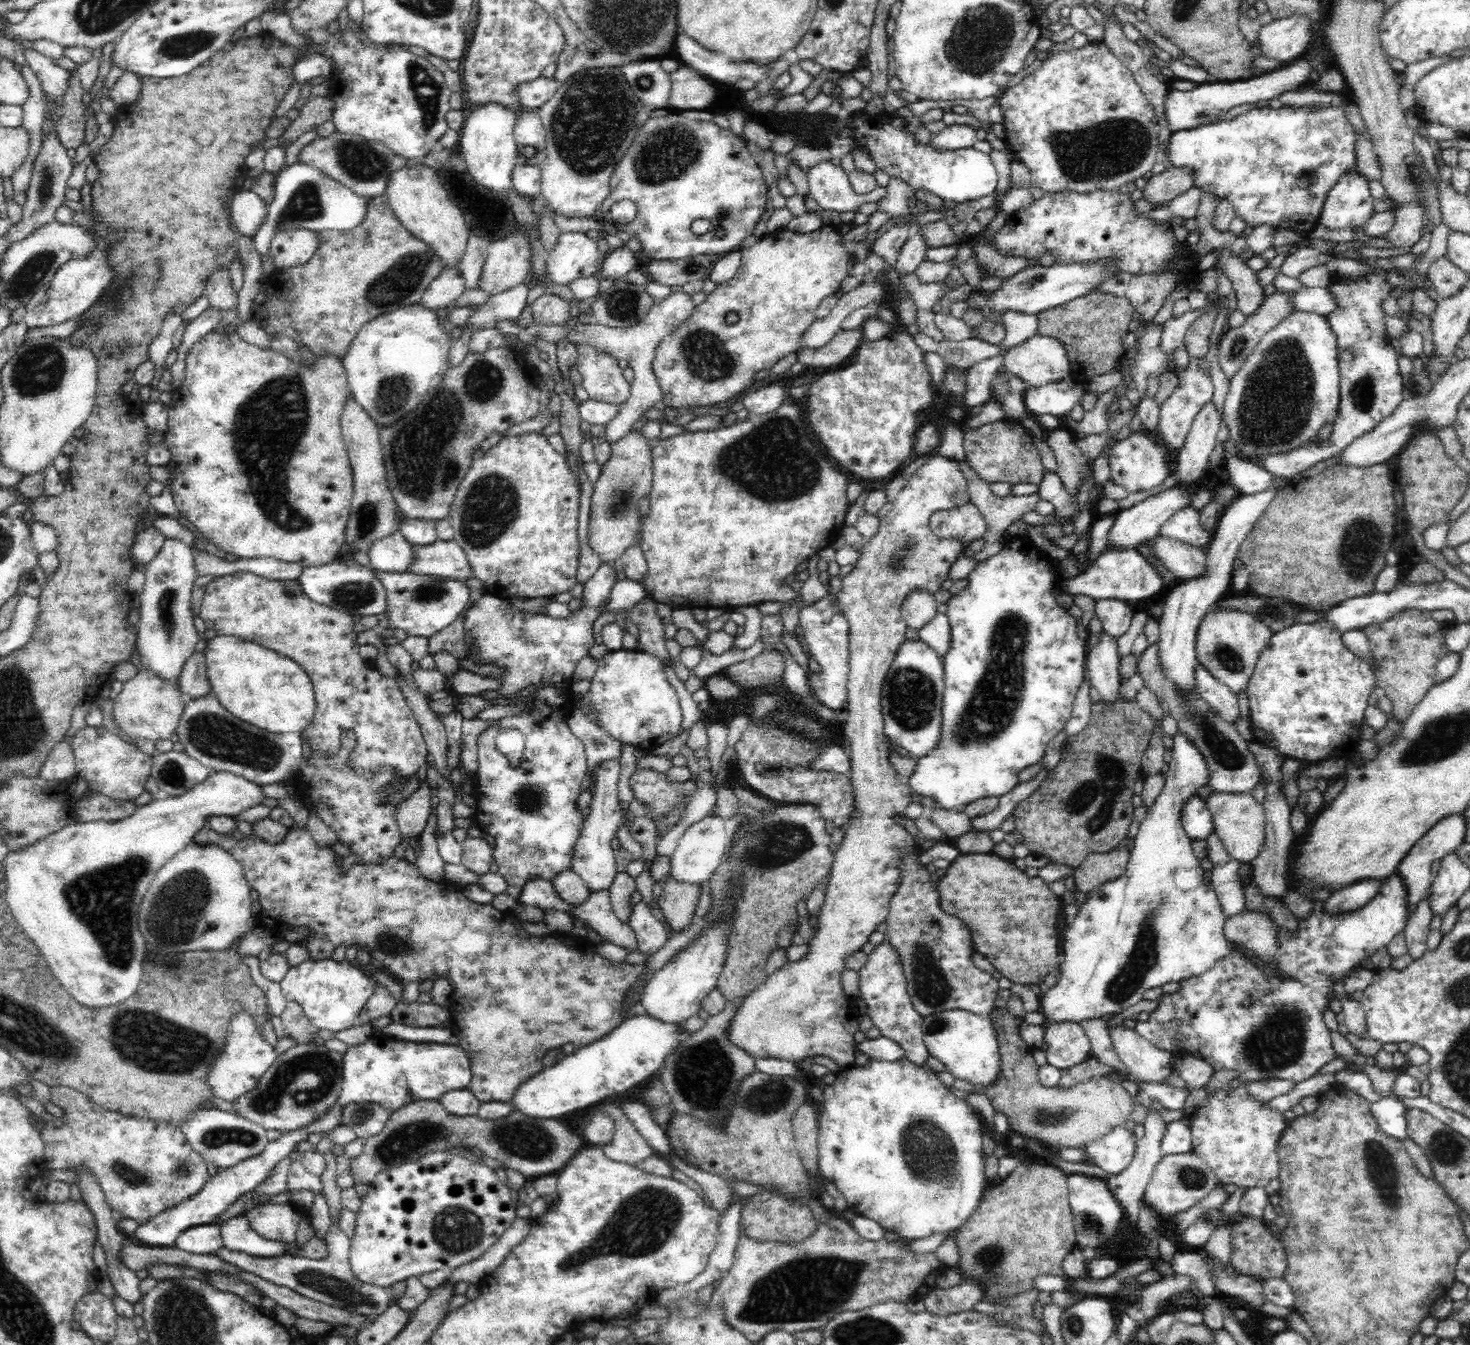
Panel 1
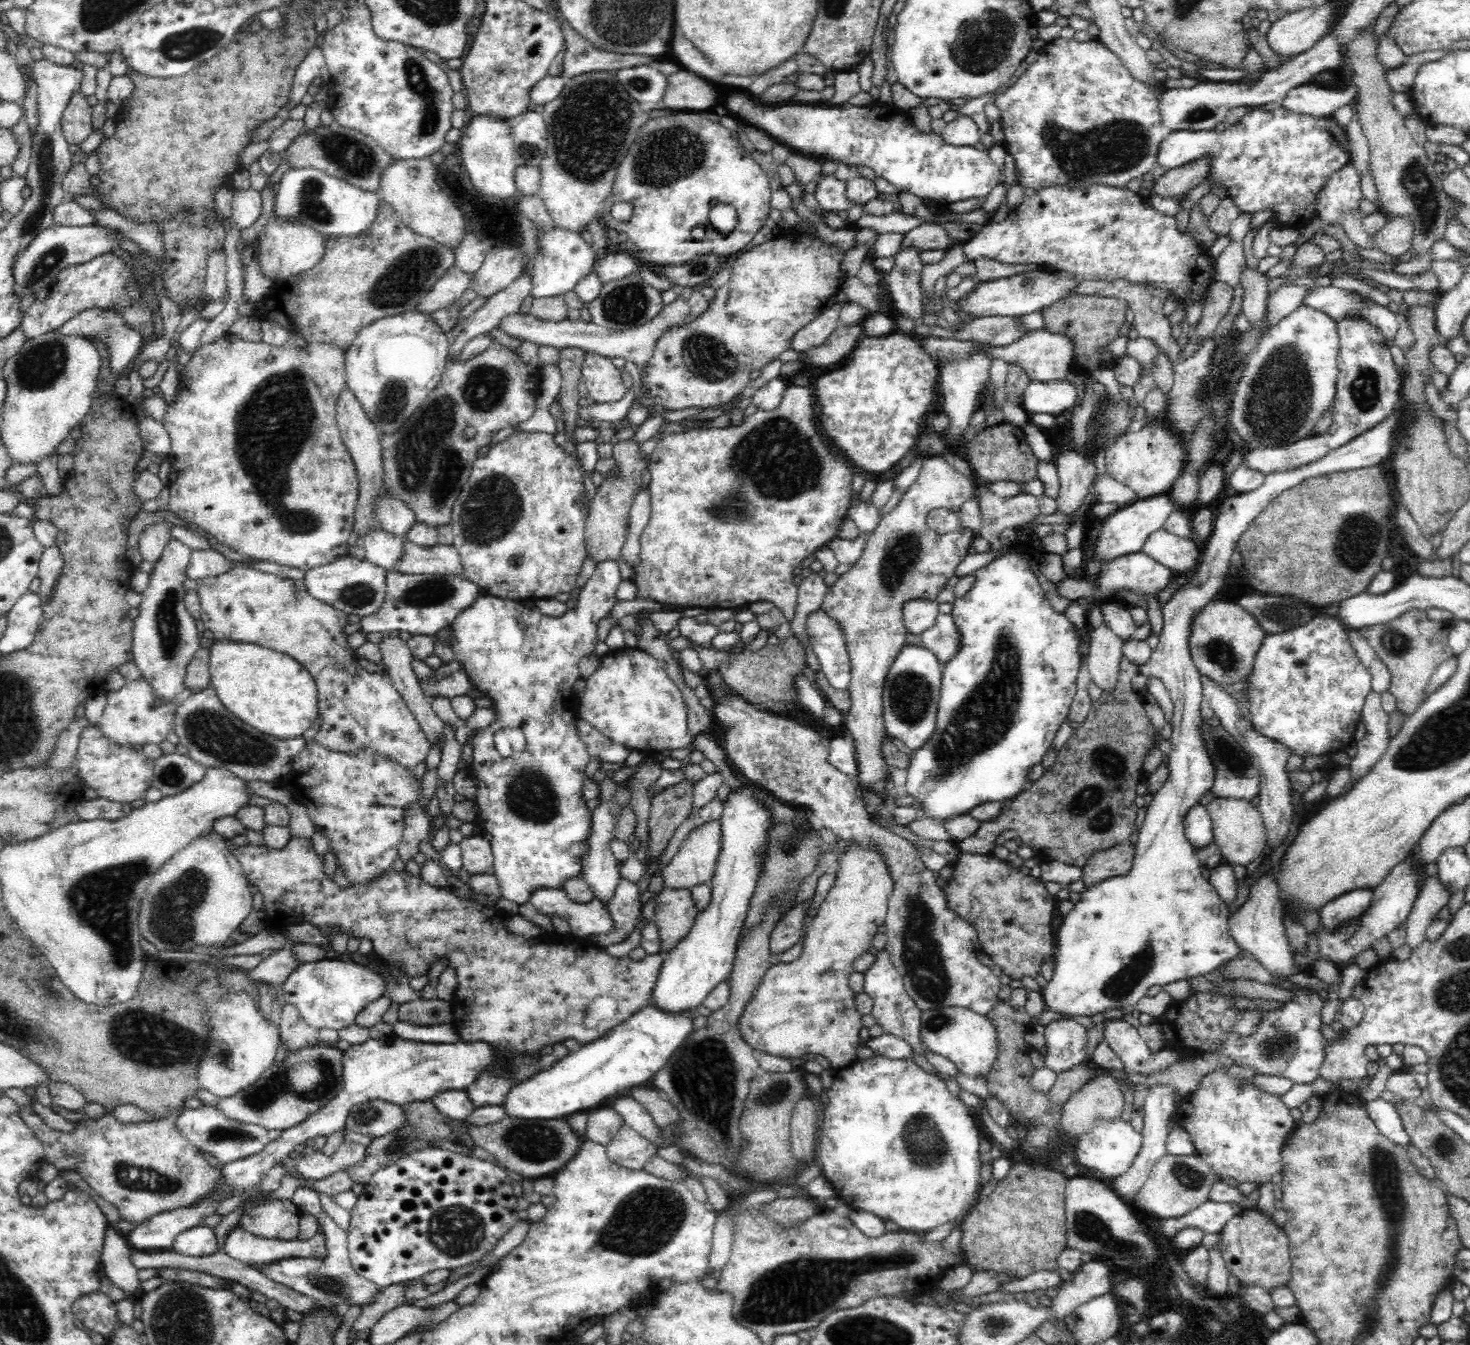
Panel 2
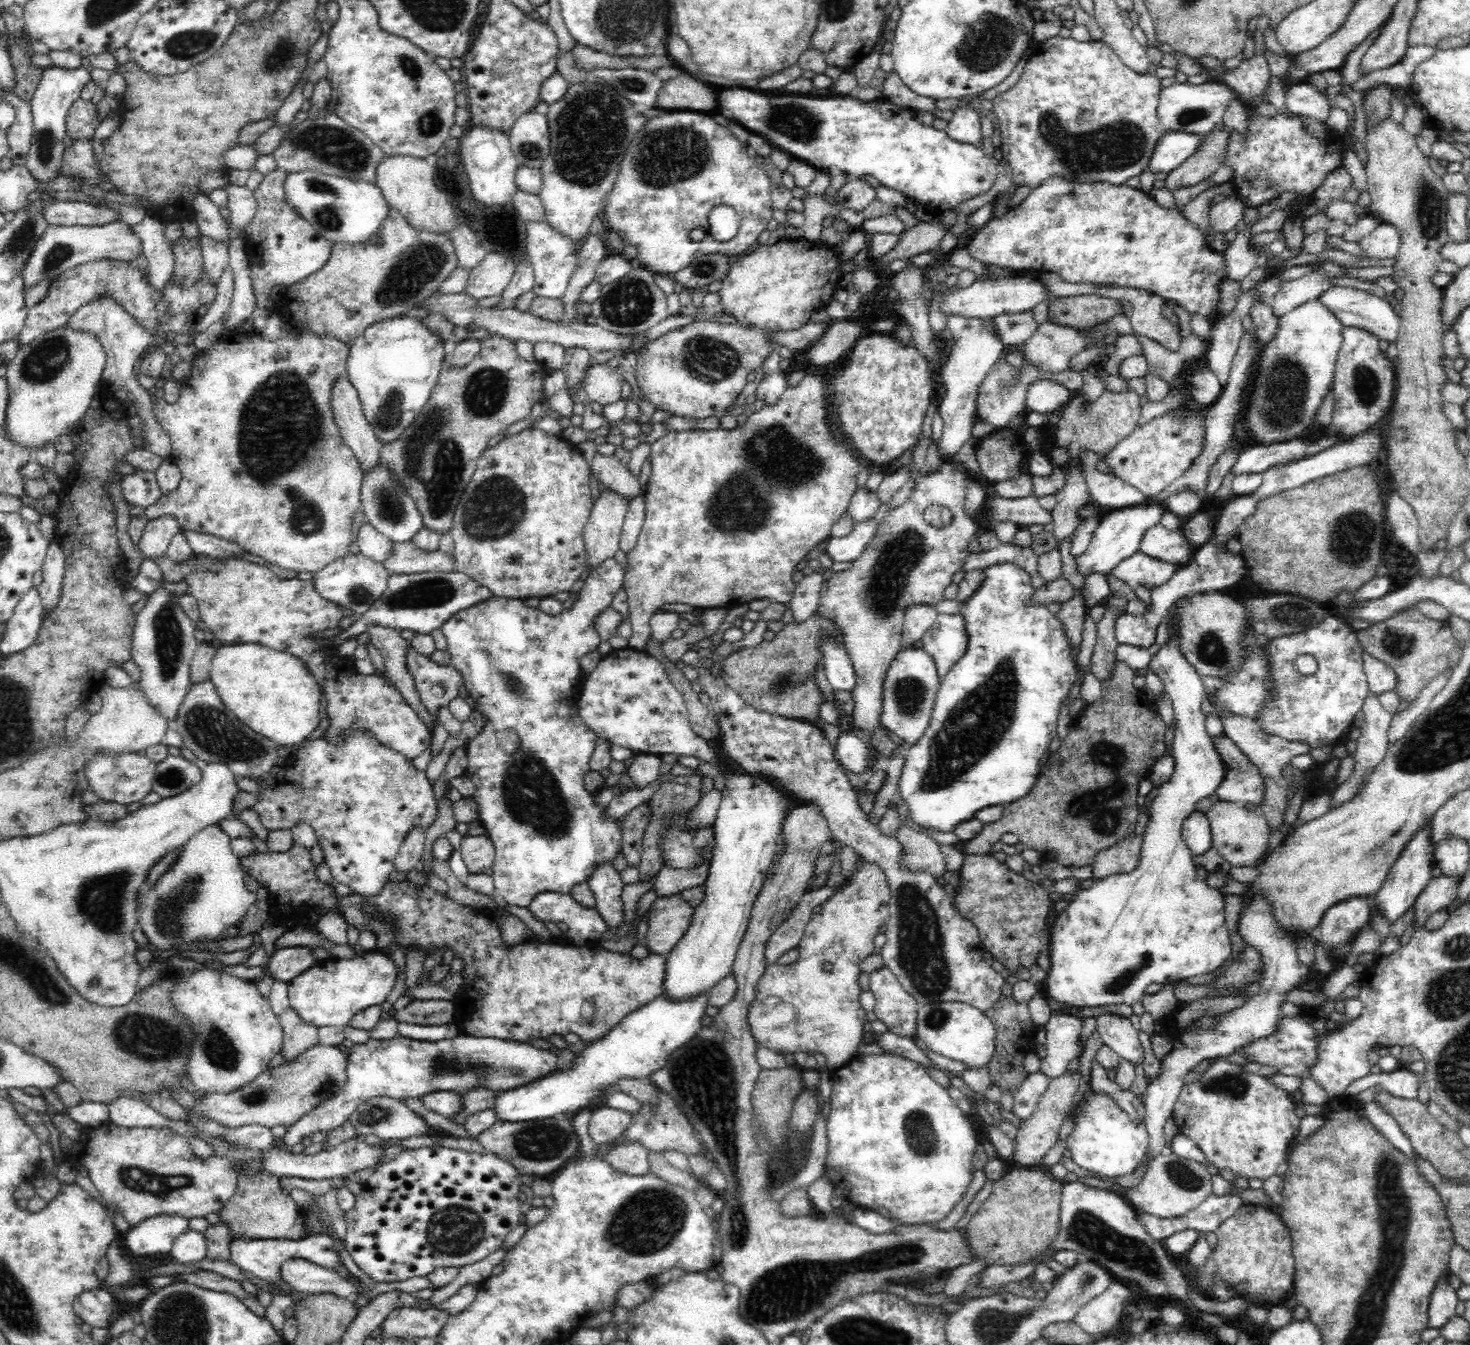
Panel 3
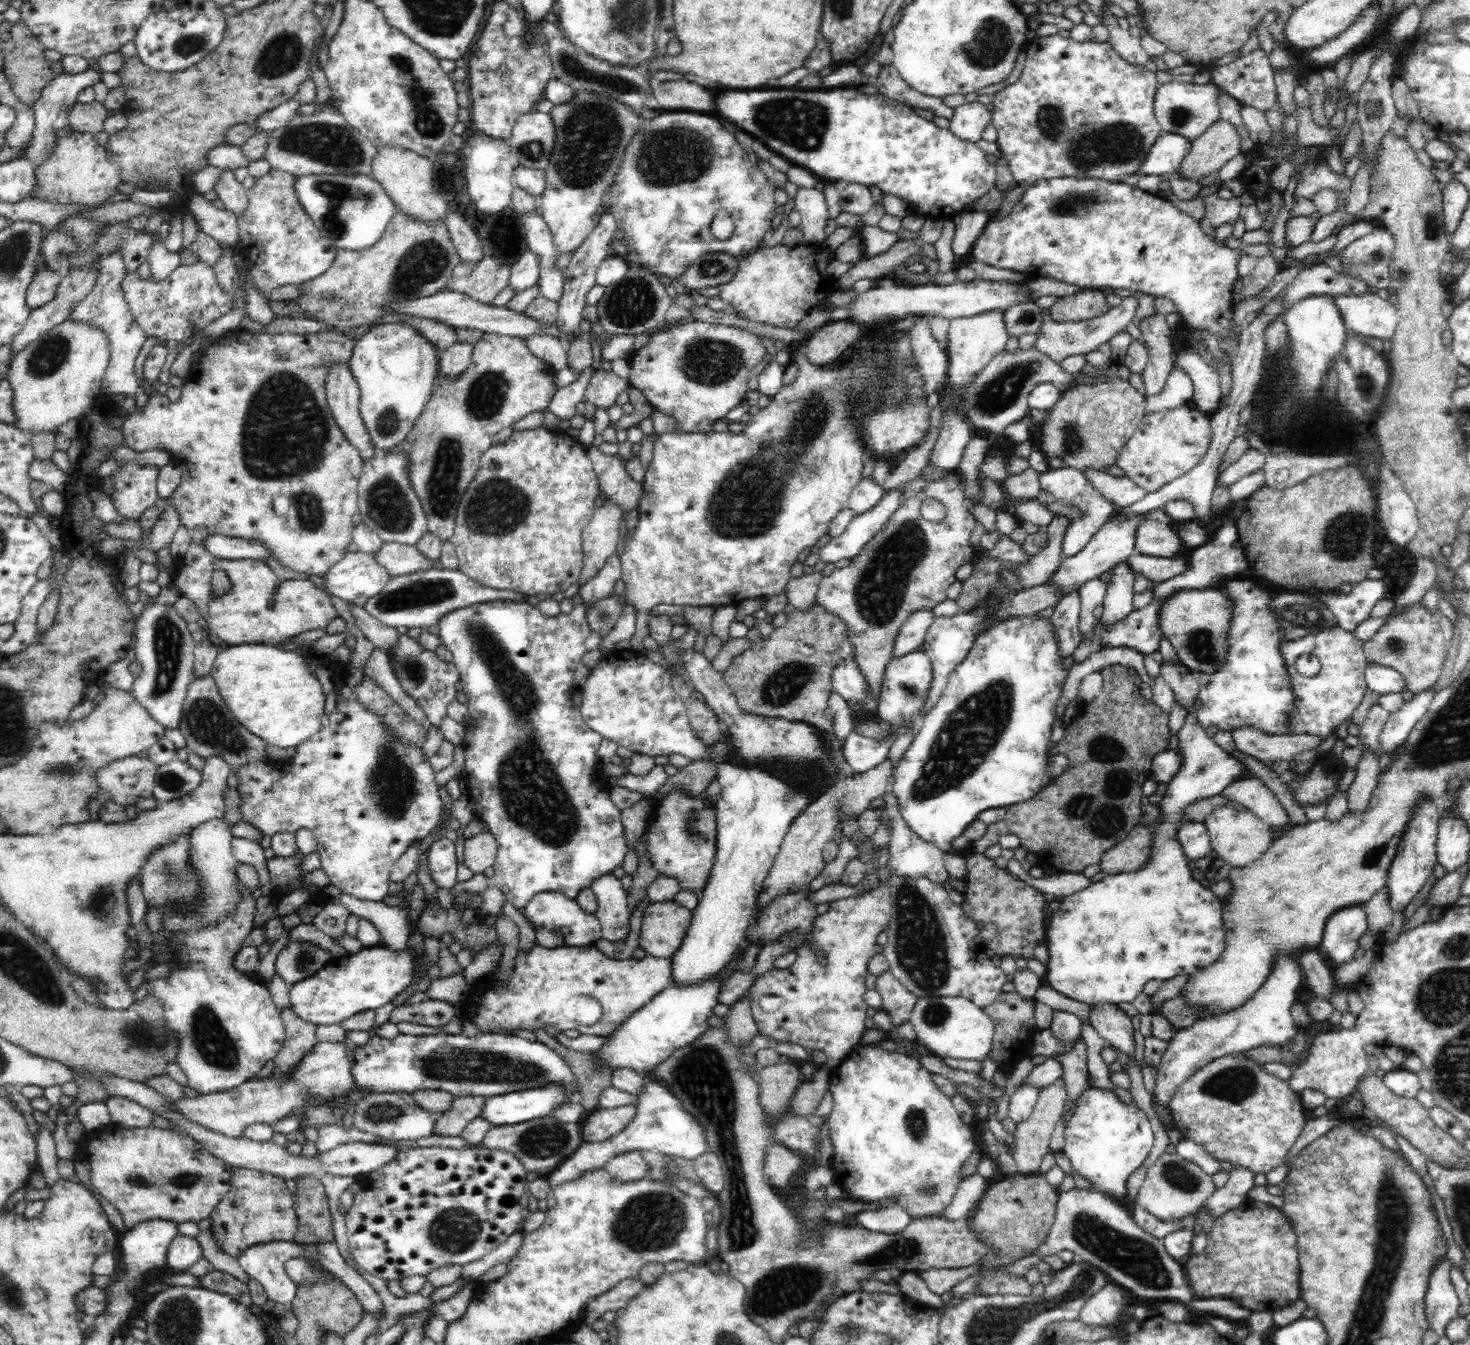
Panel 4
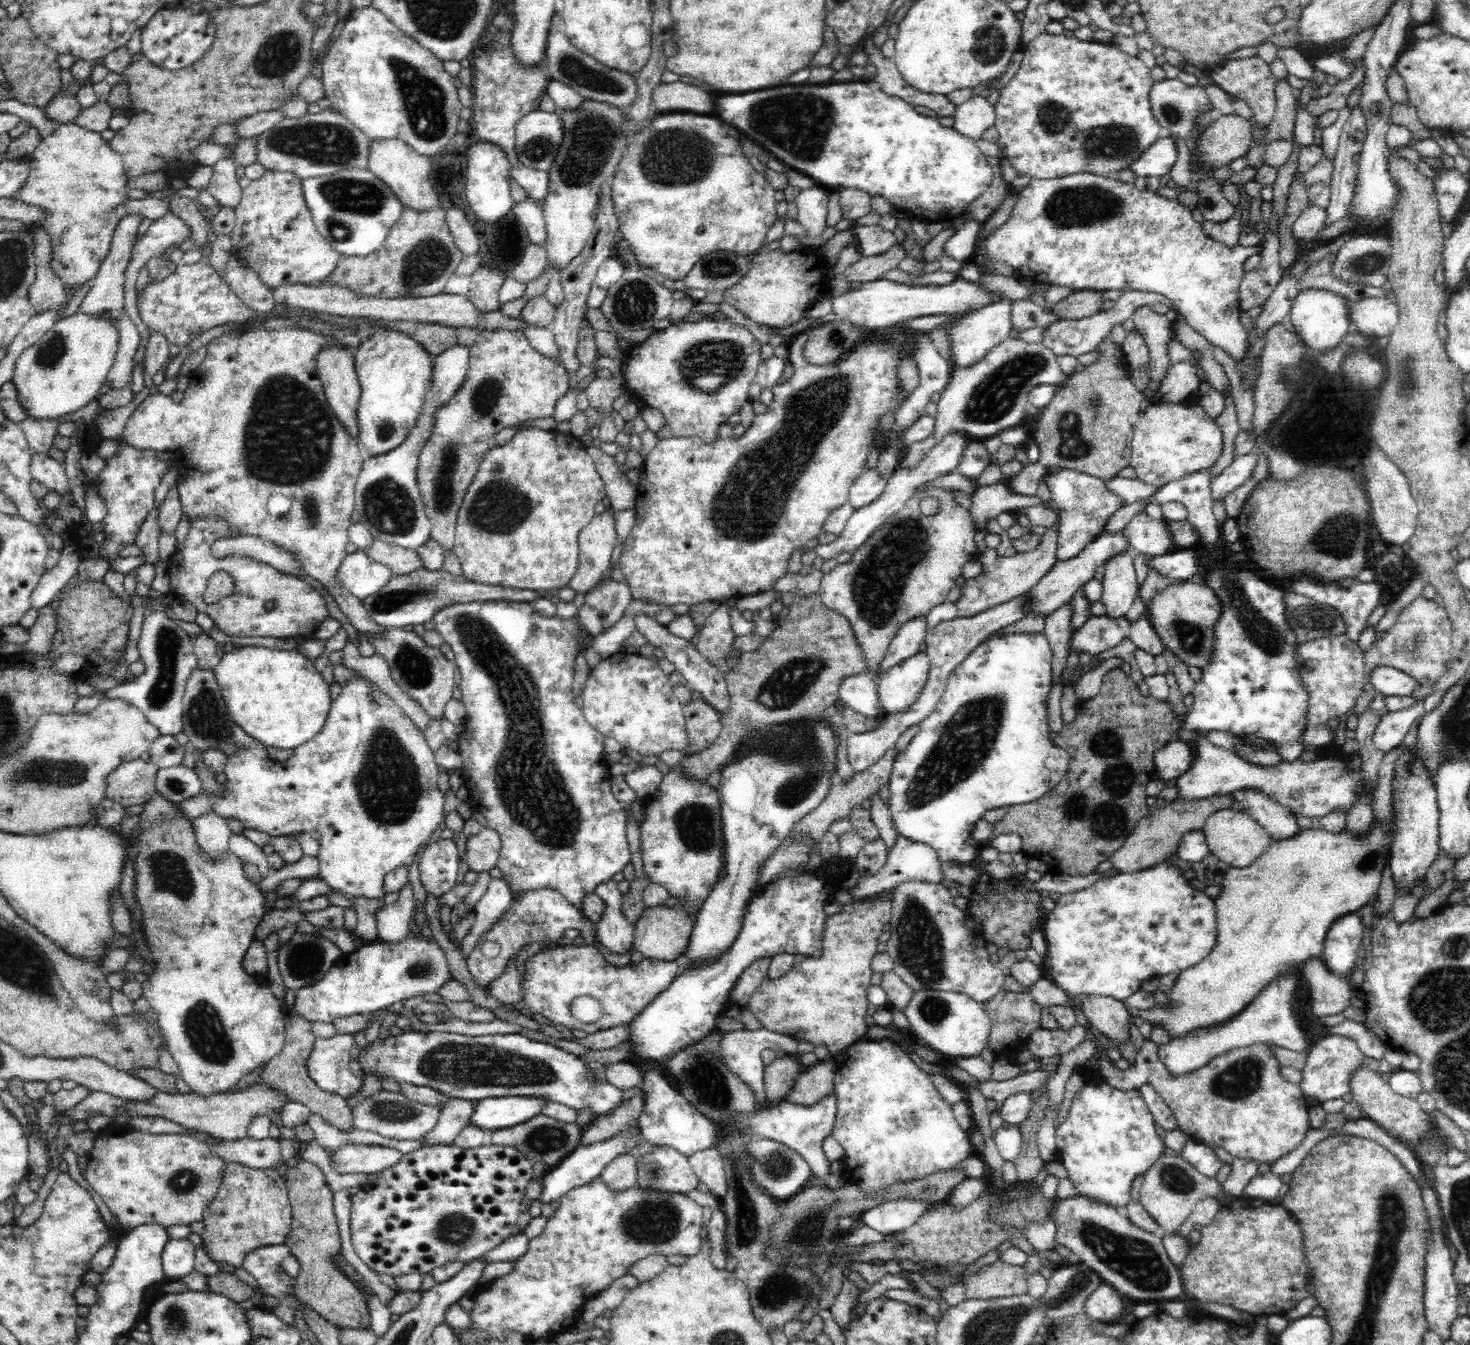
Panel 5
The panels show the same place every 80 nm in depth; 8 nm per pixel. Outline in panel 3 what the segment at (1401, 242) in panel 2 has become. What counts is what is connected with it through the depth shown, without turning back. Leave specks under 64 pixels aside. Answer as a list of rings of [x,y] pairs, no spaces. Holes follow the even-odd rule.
[[[1382,223],[1359,240],[1359,247],[1369,258],[1394,258],[1401,245],[1401,235],[1393,224]]]

